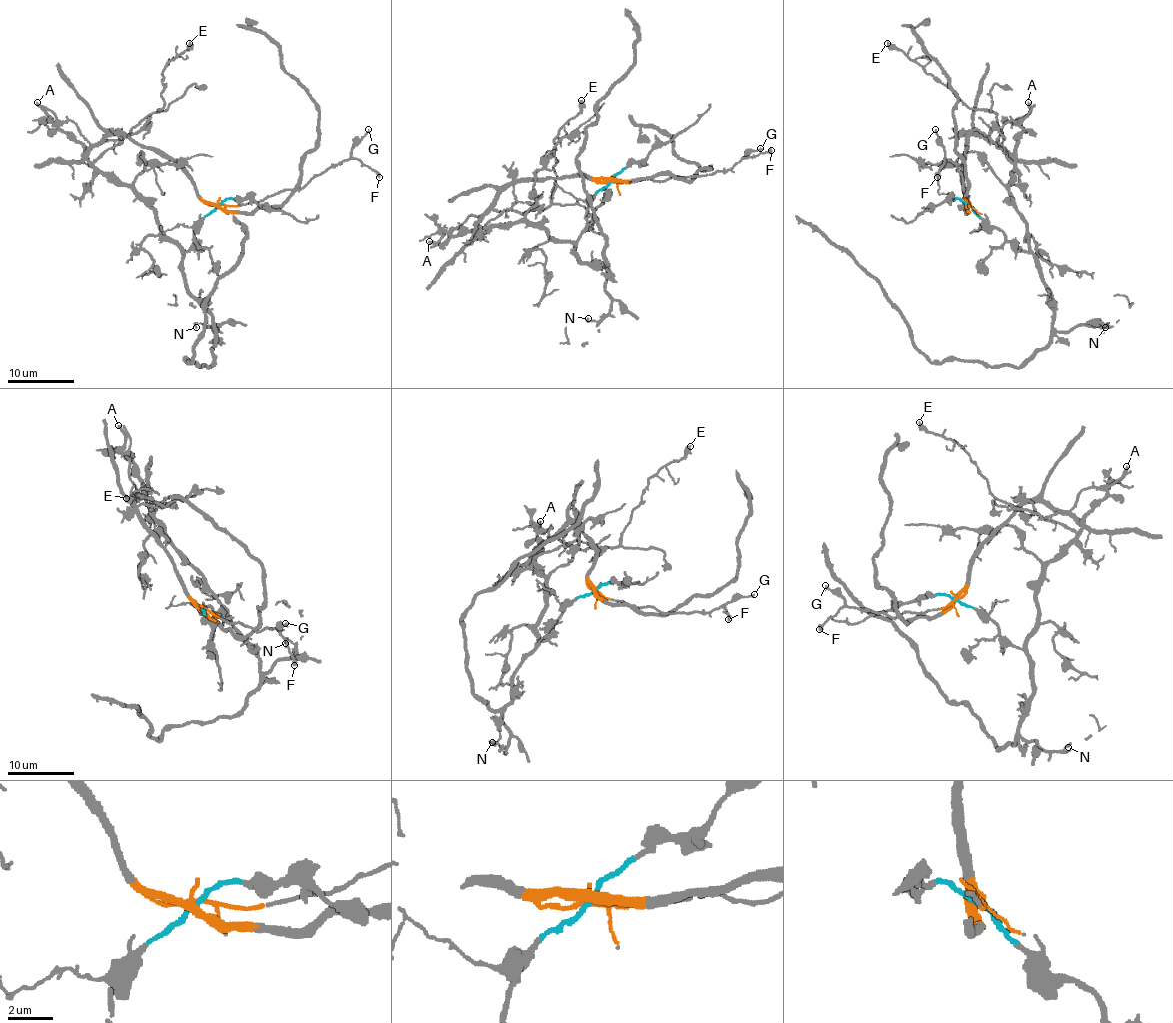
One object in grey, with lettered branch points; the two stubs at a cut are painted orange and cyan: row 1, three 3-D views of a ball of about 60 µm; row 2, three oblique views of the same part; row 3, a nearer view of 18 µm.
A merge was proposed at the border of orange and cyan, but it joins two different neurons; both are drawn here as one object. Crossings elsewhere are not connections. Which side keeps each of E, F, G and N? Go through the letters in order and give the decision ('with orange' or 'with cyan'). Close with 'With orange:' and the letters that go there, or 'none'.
E: with orange
F: with orange
G: with orange
N: with cyan
With orange: E, F, G

